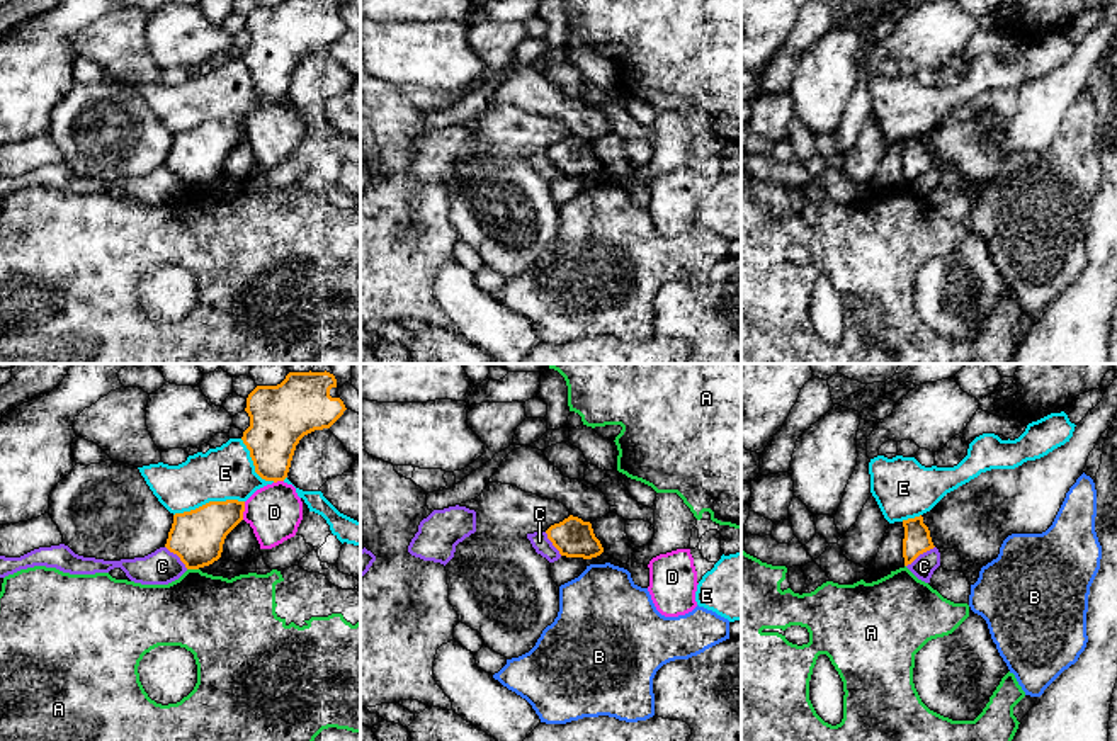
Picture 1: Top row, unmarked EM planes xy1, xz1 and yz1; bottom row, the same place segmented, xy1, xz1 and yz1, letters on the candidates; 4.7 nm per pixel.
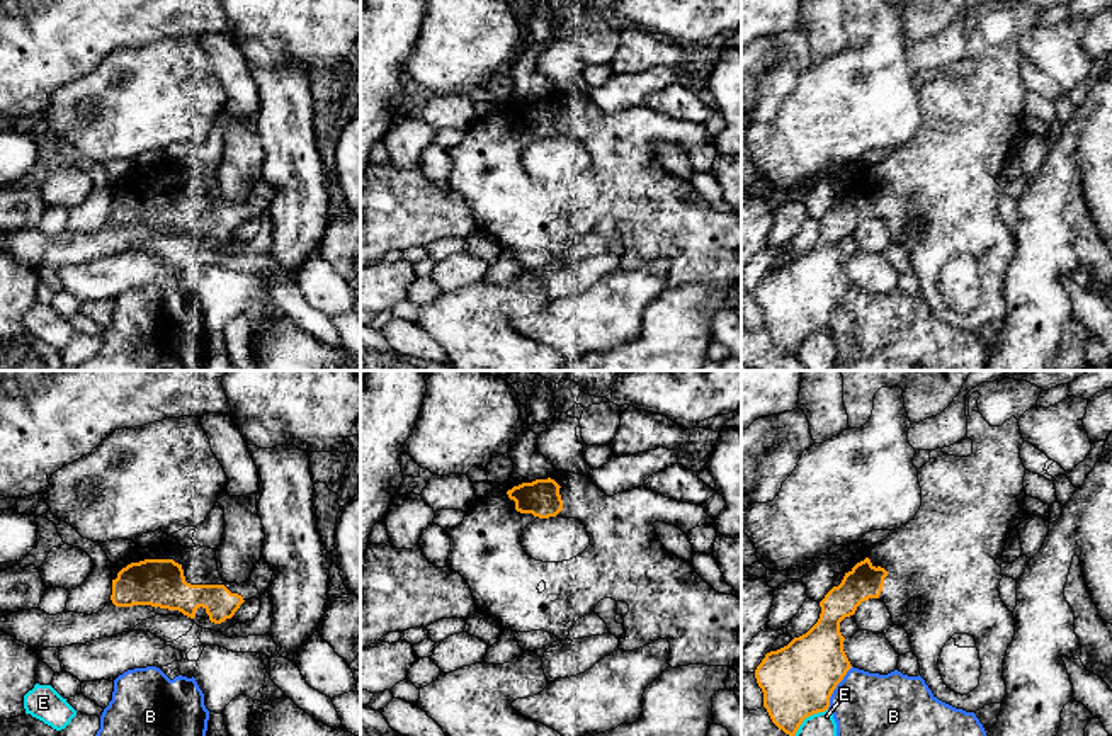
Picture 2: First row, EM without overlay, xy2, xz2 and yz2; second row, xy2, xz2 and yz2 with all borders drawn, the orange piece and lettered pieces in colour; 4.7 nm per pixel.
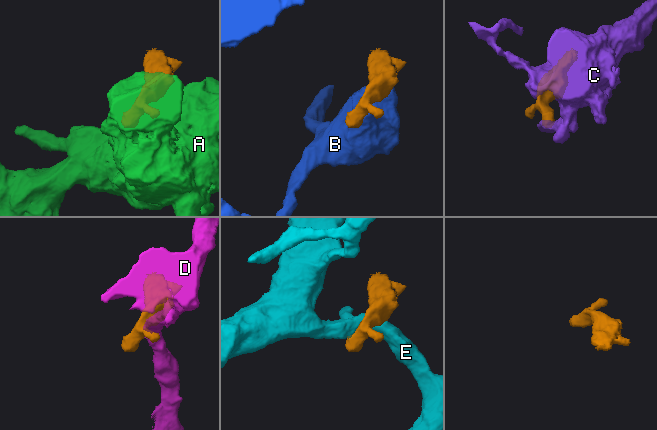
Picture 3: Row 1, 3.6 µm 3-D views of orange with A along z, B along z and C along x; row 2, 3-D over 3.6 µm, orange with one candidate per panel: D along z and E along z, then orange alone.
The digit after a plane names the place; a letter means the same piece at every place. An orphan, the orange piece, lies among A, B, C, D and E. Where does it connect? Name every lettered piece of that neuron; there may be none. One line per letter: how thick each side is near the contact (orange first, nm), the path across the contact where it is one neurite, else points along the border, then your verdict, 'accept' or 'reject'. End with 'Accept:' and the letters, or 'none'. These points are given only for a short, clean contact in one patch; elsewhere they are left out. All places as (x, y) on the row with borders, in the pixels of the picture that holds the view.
A: calibres 260 and 380 nm; reject
B: calibres 340 and 300 nm; reject
C: calibres 130 and 110 nm; border yz1 (934, 546), (920, 553), (907, 566); reject
D: calibres 260 and 260 nm; reject
E: calibres 260 and 260 nm; reject
Accept: none

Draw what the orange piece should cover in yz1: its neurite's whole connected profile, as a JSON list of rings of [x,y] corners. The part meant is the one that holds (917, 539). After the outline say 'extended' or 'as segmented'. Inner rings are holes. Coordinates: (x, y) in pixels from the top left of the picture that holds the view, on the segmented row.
[[[923,517],[903,520],[904,539],[903,539],[903,557],[904,566],[911,564],[920,554],[933,549],[928,527],[923,523]]]; as segmented

